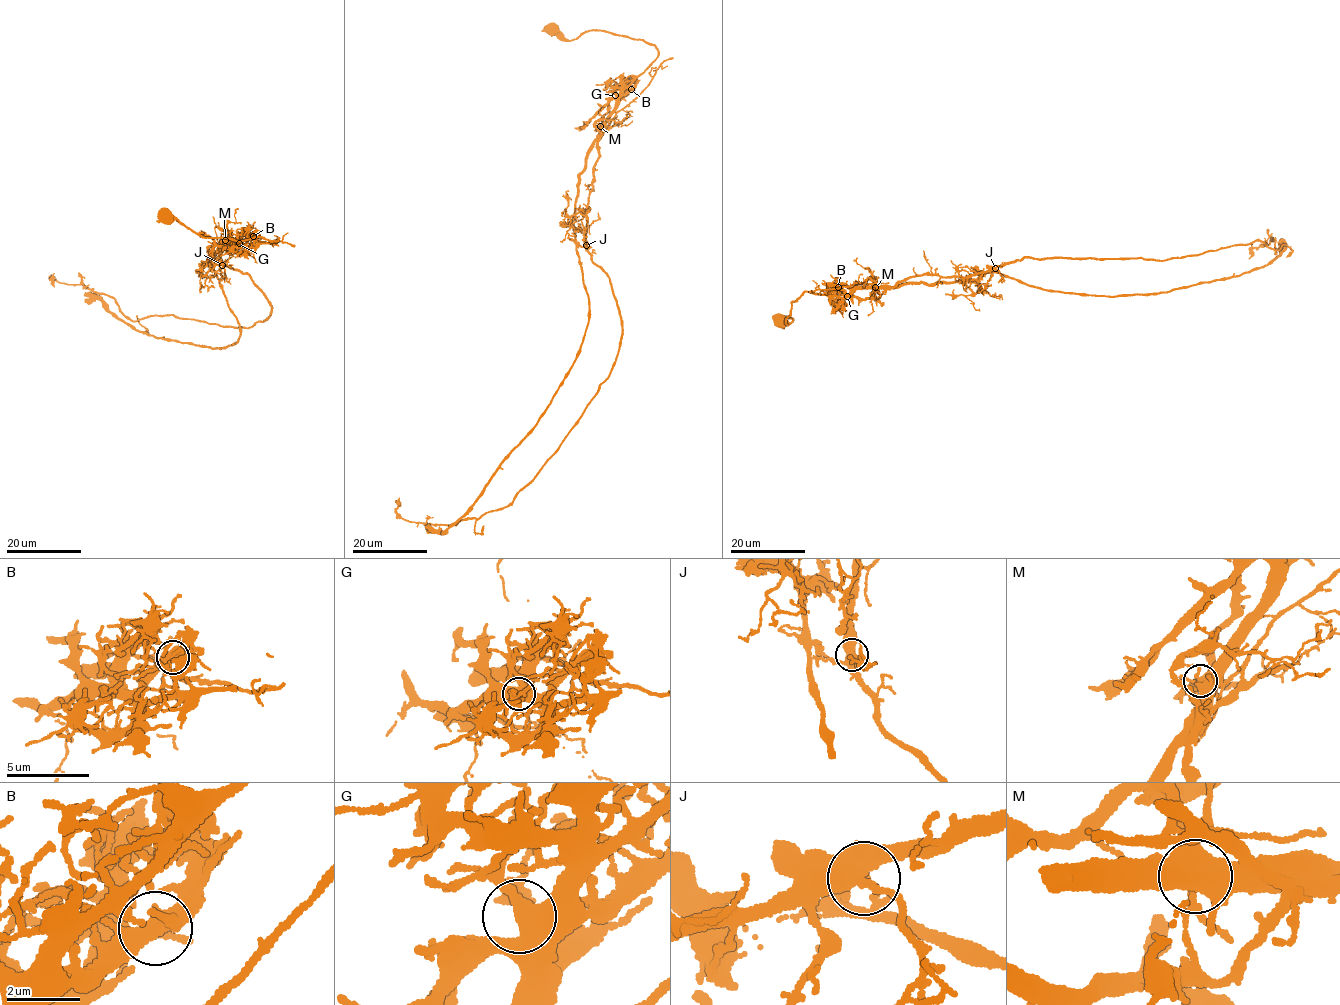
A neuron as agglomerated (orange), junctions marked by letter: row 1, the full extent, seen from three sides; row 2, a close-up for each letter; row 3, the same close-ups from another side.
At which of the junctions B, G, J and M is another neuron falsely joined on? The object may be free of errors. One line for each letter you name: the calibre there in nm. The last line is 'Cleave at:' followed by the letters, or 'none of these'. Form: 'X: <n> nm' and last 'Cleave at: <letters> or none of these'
M: 440 nm
Cleave at: M

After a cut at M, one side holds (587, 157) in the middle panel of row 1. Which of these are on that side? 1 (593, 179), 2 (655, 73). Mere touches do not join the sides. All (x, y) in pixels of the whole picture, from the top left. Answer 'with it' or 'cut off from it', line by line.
1: cut off from it
2: cut off from it

